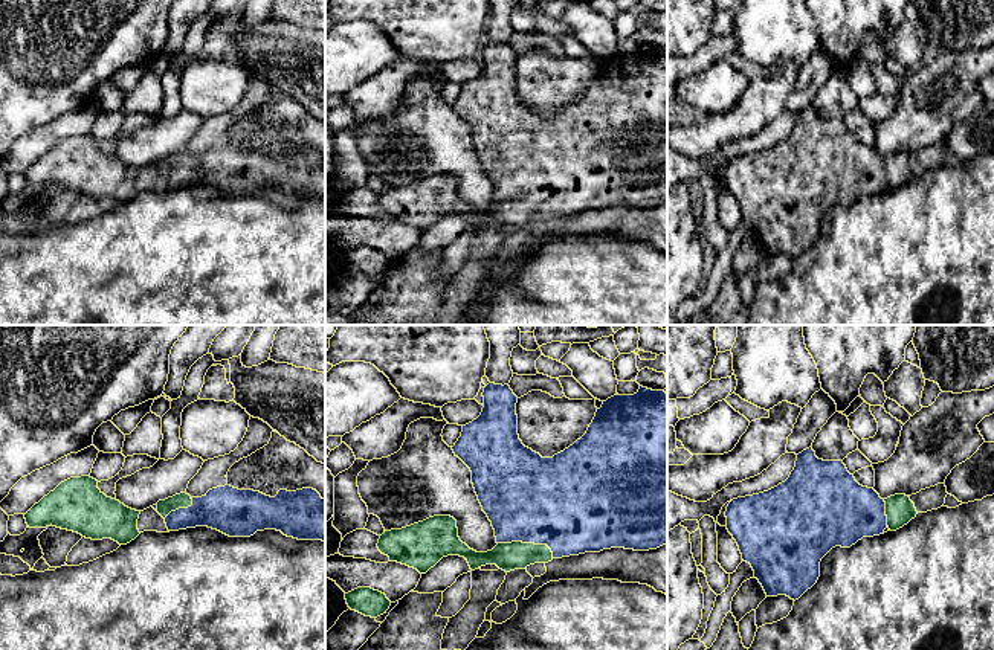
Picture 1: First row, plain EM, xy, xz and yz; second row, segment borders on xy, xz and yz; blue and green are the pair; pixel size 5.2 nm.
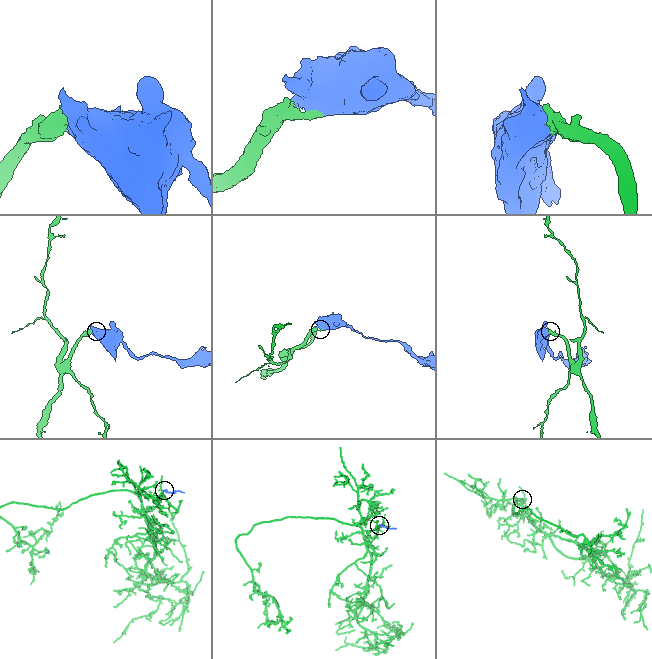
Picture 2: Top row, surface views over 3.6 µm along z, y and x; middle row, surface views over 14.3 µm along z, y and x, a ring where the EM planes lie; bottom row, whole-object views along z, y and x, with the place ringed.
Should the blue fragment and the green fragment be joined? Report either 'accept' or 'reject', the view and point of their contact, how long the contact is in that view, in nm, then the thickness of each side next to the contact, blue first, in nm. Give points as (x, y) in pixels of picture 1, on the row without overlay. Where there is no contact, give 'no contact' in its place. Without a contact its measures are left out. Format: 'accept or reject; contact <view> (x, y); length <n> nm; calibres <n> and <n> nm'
accept; contact xz (529, 200); length 300 nm; calibres 460 and 140 nm

